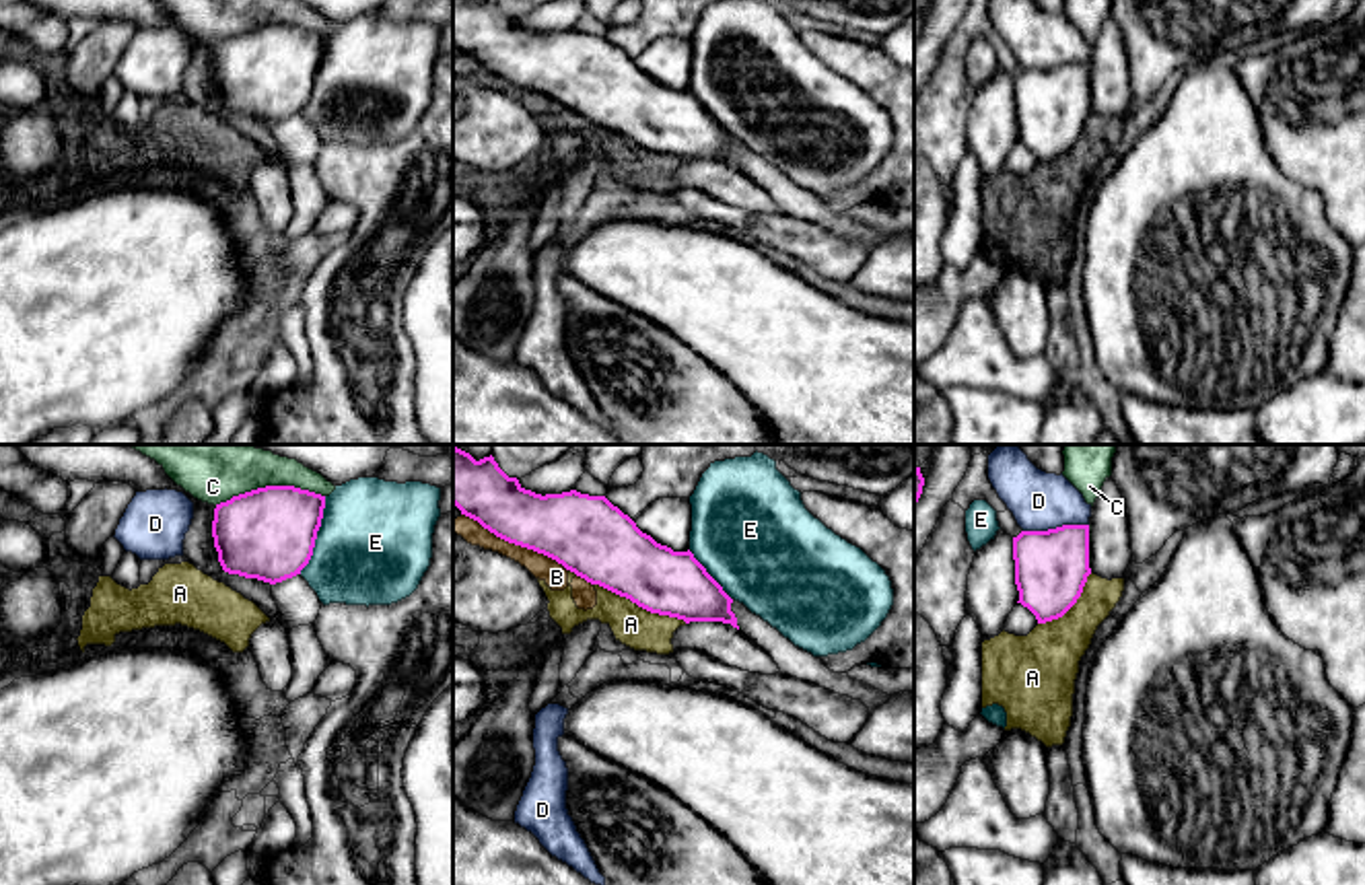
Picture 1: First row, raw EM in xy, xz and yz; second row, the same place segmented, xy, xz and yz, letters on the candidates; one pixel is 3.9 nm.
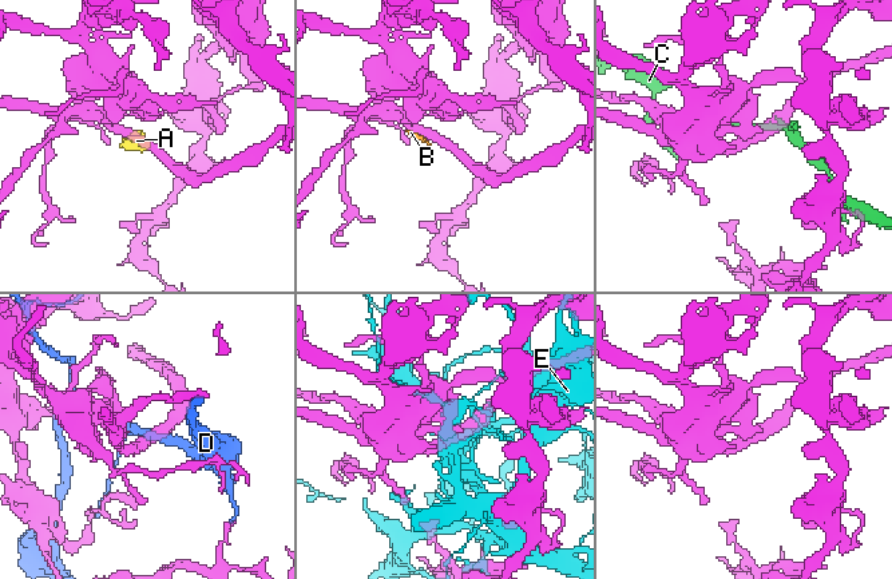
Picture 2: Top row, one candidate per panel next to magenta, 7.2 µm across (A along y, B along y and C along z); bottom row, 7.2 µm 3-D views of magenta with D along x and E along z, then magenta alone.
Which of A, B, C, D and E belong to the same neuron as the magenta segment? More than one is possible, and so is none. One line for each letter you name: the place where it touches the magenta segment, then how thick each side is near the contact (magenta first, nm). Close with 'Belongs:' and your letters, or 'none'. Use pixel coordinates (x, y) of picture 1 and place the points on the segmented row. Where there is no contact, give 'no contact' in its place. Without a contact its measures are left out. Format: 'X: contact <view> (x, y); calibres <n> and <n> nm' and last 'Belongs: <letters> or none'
Belongs: none

